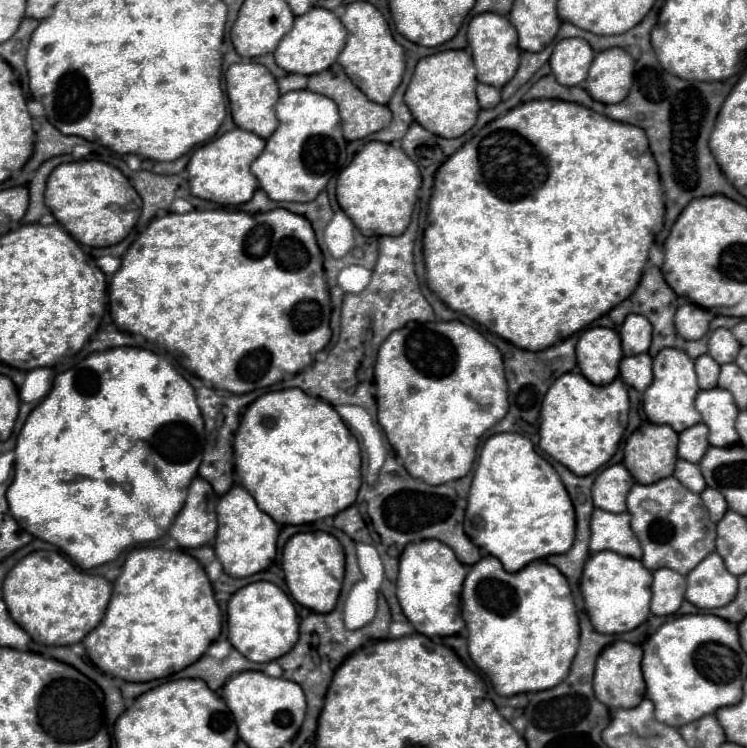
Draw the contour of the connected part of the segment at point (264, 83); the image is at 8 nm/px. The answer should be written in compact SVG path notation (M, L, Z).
M260 63L230 65L226 71L226 95L230 101L230 111L232 111L232 119L234 119L236 127L256 133L262 139L268 139L276 131L278 121L276 121L274 105L276 105L280 93L278 93L276 79L264 65L260 65Z

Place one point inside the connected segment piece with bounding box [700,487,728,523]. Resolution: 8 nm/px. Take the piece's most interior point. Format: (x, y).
(714, 502)

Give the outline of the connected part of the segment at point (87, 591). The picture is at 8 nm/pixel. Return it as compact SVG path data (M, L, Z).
M34 551L18 561L4 579L4 603L10 617L42 645L80 643L104 617L112 585L100 577L76 569L58 551Z

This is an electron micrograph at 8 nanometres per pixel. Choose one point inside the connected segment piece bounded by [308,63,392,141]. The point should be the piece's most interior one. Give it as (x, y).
(360, 117)

